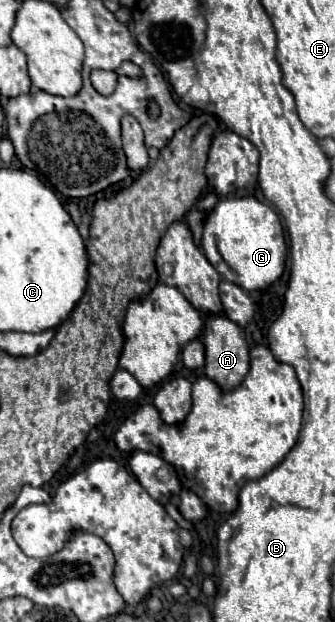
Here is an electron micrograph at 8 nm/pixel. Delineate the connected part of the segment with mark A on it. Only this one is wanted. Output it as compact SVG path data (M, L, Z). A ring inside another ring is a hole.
M209 315L205 319L205 331L203 331L203 345L205 345L205 375L213 379L223 391L229 391L237 387L243 377L249 371L249 347L245 339L245 331L227 319L225 315Z

